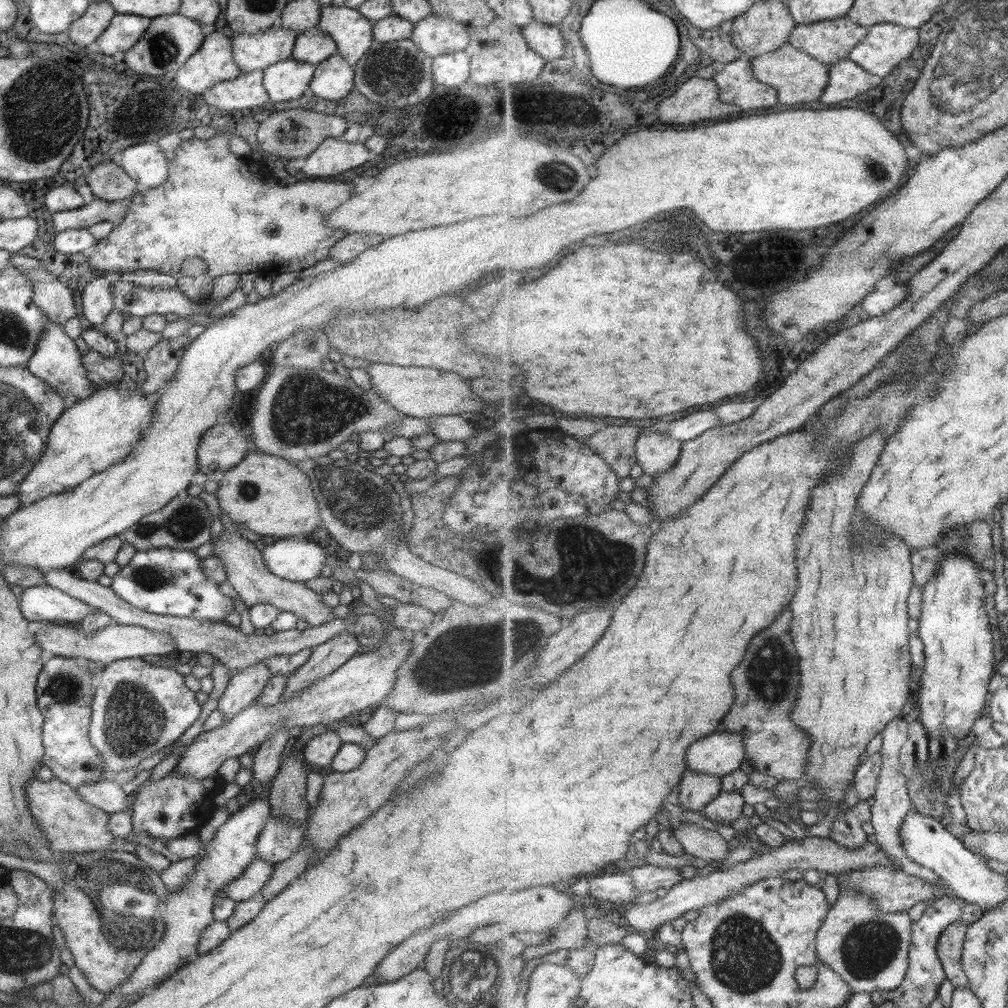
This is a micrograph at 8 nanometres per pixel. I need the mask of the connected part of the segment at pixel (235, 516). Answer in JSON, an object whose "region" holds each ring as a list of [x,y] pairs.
{"region":[[[248,449],[246,455],[237,465],[227,471],[224,471],[223,477],[219,482],[219,487],[214,494],[219,504],[221,514],[225,514],[232,523],[241,523],[251,532],[258,534],[264,540],[271,539],[301,539],[311,534],[321,524],[319,508],[313,498],[311,486],[307,476],[295,468],[294,463],[279,457],[265,454],[259,450]]]}

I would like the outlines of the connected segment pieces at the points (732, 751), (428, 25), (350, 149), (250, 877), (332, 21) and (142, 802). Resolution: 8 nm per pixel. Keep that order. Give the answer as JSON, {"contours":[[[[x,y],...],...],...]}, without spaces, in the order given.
{"contours":[[[[715,732],[690,745],[687,766],[700,773],[721,777],[739,770],[747,757],[741,734]]],[[[433,14],[413,25],[409,39],[431,59],[464,50],[470,41],[468,31],[461,23]]],[[[327,138],[306,158],[301,174],[308,178],[335,176],[357,168],[371,160],[363,143],[347,143],[340,139]]],[[[254,858],[237,875],[237,878],[228,882],[222,894],[230,900],[241,902],[249,900],[254,894],[260,892],[262,884],[269,878],[273,864],[269,864],[260,858]]],[[[322,6],[317,29],[328,34],[336,44],[336,53],[354,66],[372,43],[372,23],[356,10]]],[[[169,773],[165,777],[149,783],[140,785],[130,811],[132,832],[135,834],[146,834],[151,838],[169,840],[187,834],[186,830],[193,828],[196,822],[198,804],[205,802],[205,798],[216,793],[215,782],[220,781],[218,775],[202,780],[188,780],[180,774]]]]}

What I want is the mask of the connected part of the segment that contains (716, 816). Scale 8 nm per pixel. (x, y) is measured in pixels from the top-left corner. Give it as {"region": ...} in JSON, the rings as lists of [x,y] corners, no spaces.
{"region":[[[739,790],[721,791],[701,813],[715,824],[730,825],[742,816],[745,803]]]}

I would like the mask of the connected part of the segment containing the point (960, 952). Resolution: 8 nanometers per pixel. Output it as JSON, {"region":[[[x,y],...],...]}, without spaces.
{"region":[[[963,921],[954,922],[940,934],[937,952],[940,962],[945,968],[948,980],[957,988],[969,988],[969,977],[964,968],[965,937],[968,924]]]}

